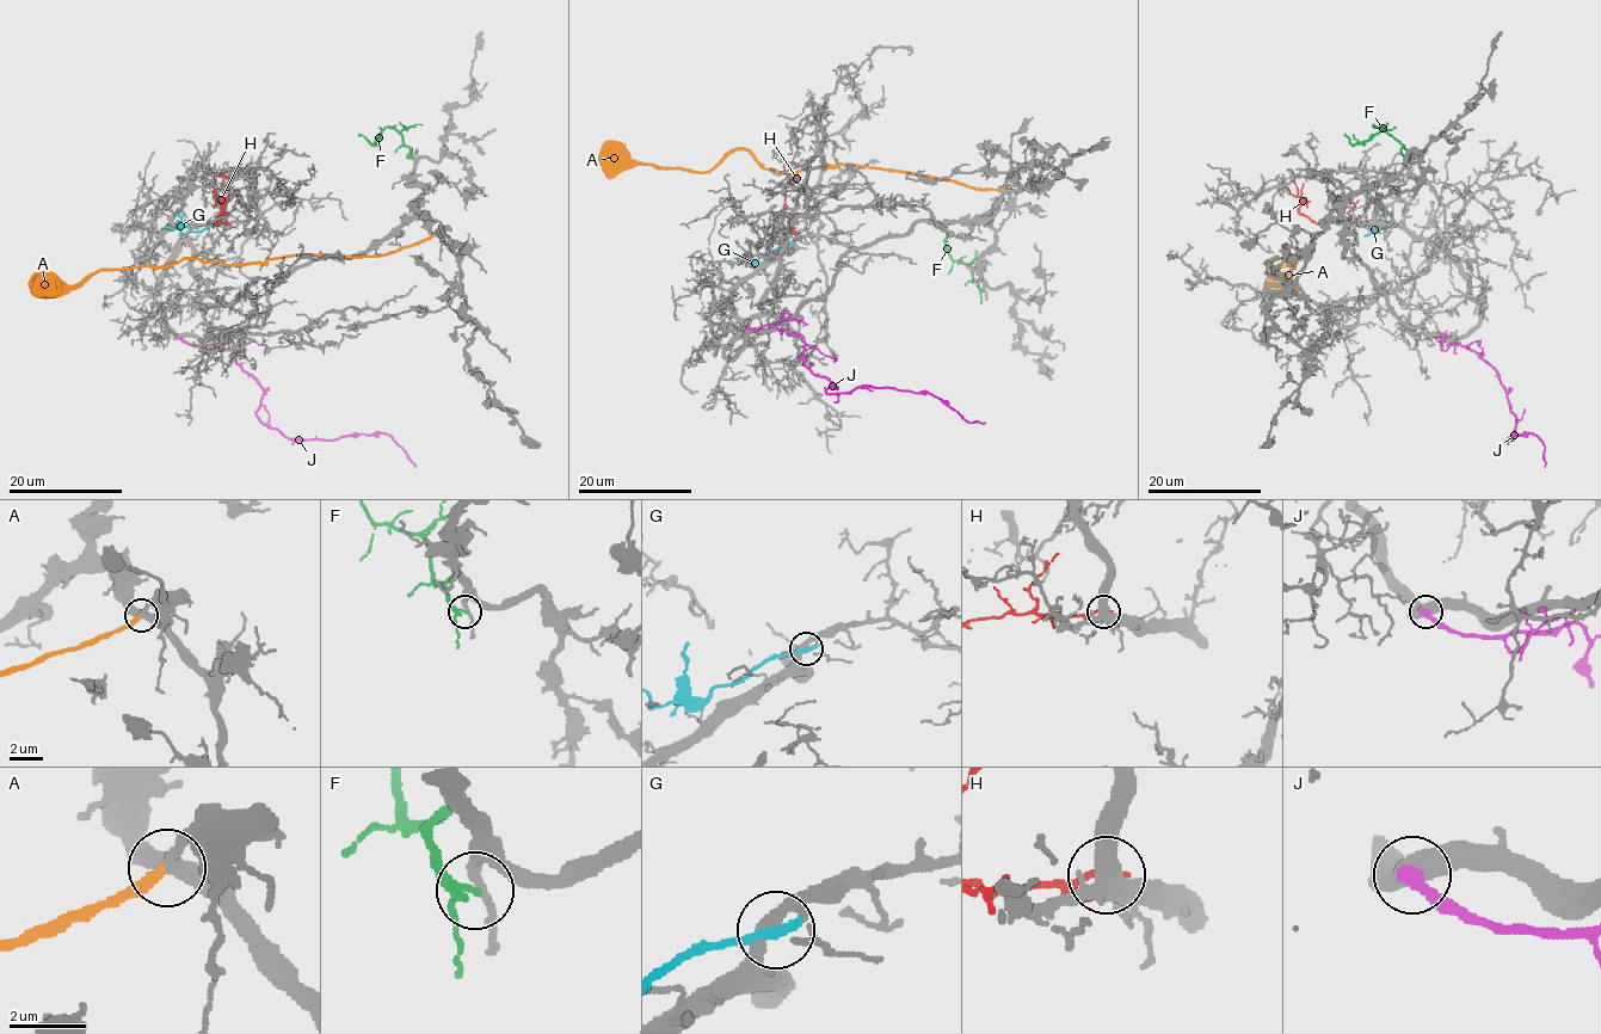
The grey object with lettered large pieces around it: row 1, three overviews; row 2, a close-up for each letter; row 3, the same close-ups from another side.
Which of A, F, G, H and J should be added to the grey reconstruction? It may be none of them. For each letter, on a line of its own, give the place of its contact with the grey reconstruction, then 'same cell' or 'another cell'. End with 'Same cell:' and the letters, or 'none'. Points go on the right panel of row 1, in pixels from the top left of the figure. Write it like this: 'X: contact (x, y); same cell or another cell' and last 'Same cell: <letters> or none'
A: contact (1312, 234); another cell
F: contact (1412, 155); another cell
G: contact (1366, 225); another cell
H: contact (1373, 220); another cell
J: contact (1451, 337); another cell
Same cell: none

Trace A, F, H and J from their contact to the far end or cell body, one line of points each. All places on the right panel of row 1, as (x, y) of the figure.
A: (1312, 234), (1303, 256), (1287, 257), (1293, 264), (1291, 259), (1273, 263), (1293, 268), (1289, 284), (1278, 285)
F: (1412, 155), (1405, 157), (1403, 147), (1383, 127), (1353, 145), (1344, 134)
H: (1373, 220), (1312, 222), (1299, 211), (1300, 197), (1297, 196), (1295, 177), (1291, 177)
J: (1451, 337), (1447, 345), (1457, 340), (1498, 373), (1514, 414), (1509, 438), (1533, 434), (1545, 445), (1545, 467)

